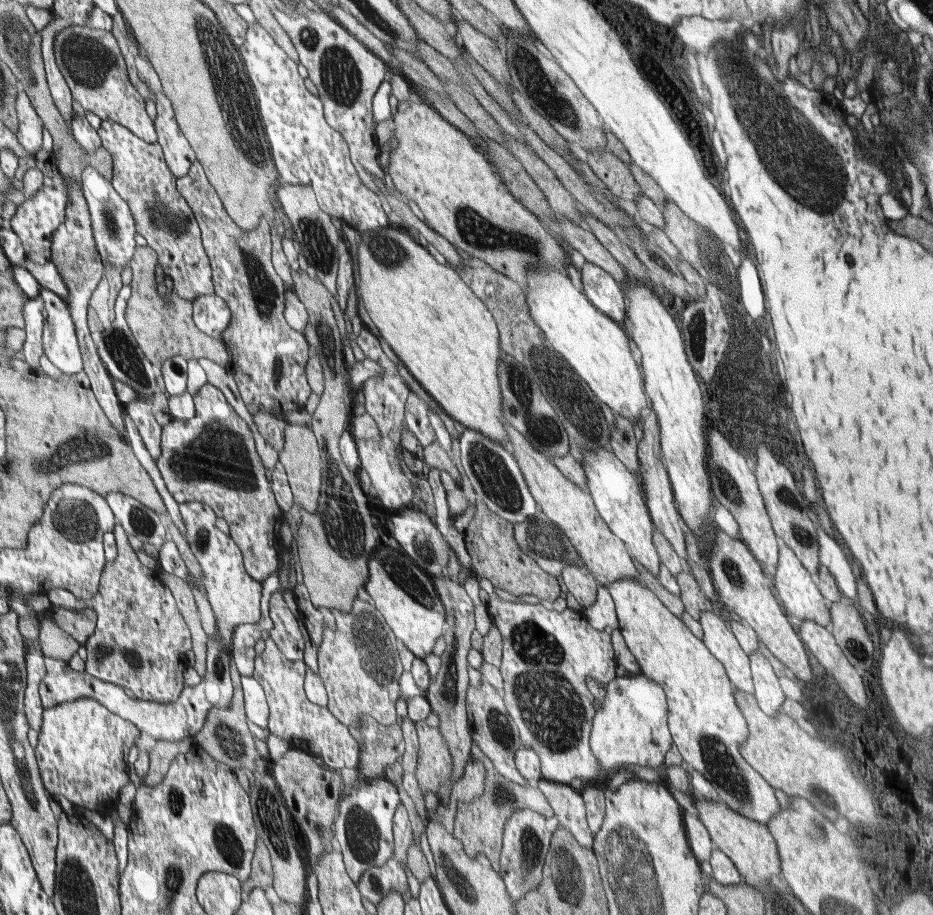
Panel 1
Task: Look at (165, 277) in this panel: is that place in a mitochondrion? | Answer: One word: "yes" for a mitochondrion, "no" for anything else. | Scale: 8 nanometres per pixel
no

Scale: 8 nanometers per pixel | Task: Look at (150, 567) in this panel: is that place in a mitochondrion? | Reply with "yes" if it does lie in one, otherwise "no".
no

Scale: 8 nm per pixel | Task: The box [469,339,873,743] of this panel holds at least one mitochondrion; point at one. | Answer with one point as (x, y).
(521, 385)

